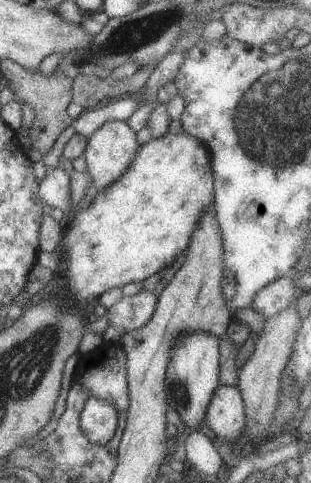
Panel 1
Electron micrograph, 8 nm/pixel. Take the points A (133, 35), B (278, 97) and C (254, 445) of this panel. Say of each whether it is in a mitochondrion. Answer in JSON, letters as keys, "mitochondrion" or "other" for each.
{"A":"mitochondrion","B":"mitochondrion","C":"other"}

